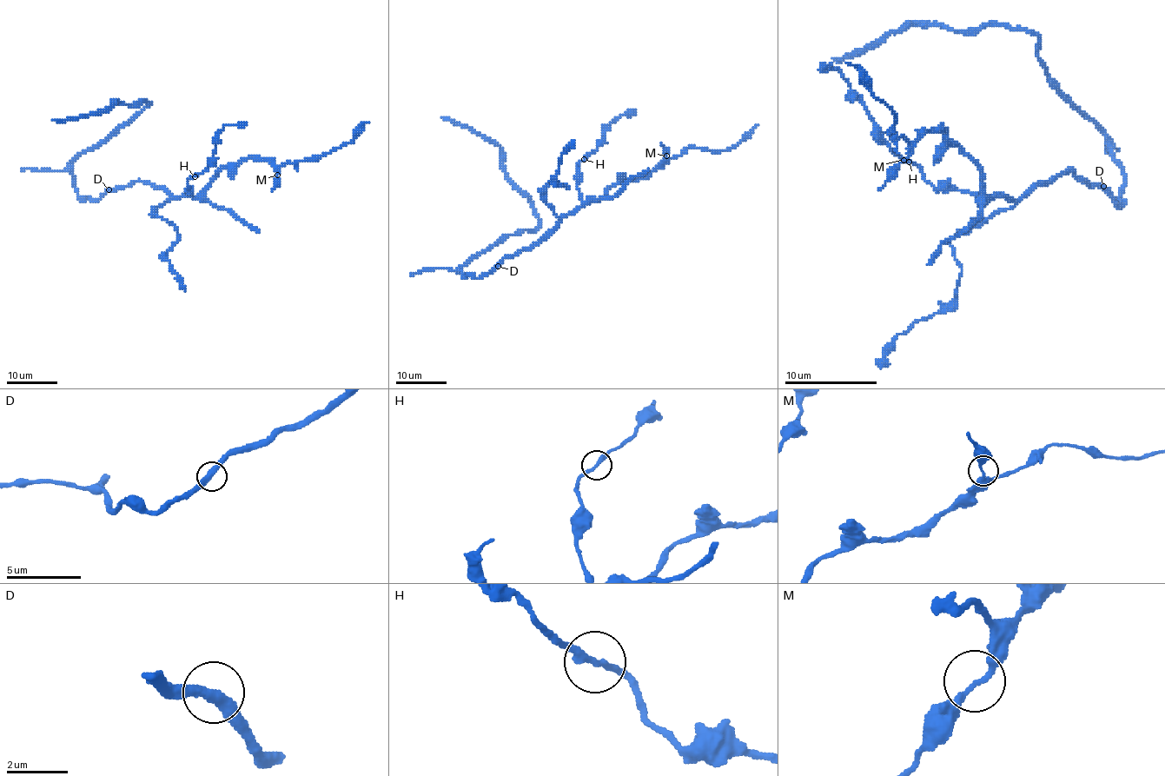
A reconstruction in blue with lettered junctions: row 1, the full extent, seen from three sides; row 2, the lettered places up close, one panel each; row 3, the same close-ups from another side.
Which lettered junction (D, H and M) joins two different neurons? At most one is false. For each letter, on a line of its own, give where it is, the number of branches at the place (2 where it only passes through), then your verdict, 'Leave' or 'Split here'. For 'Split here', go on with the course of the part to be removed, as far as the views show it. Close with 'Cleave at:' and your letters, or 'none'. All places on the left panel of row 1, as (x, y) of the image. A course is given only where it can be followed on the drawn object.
D: Place: (109, 189). Branches: 2. Leave
H: Place: (195, 176). Branches: 2. Leave
M: Place: (277, 175). Branches: 2. Leave
Cleave at: none

